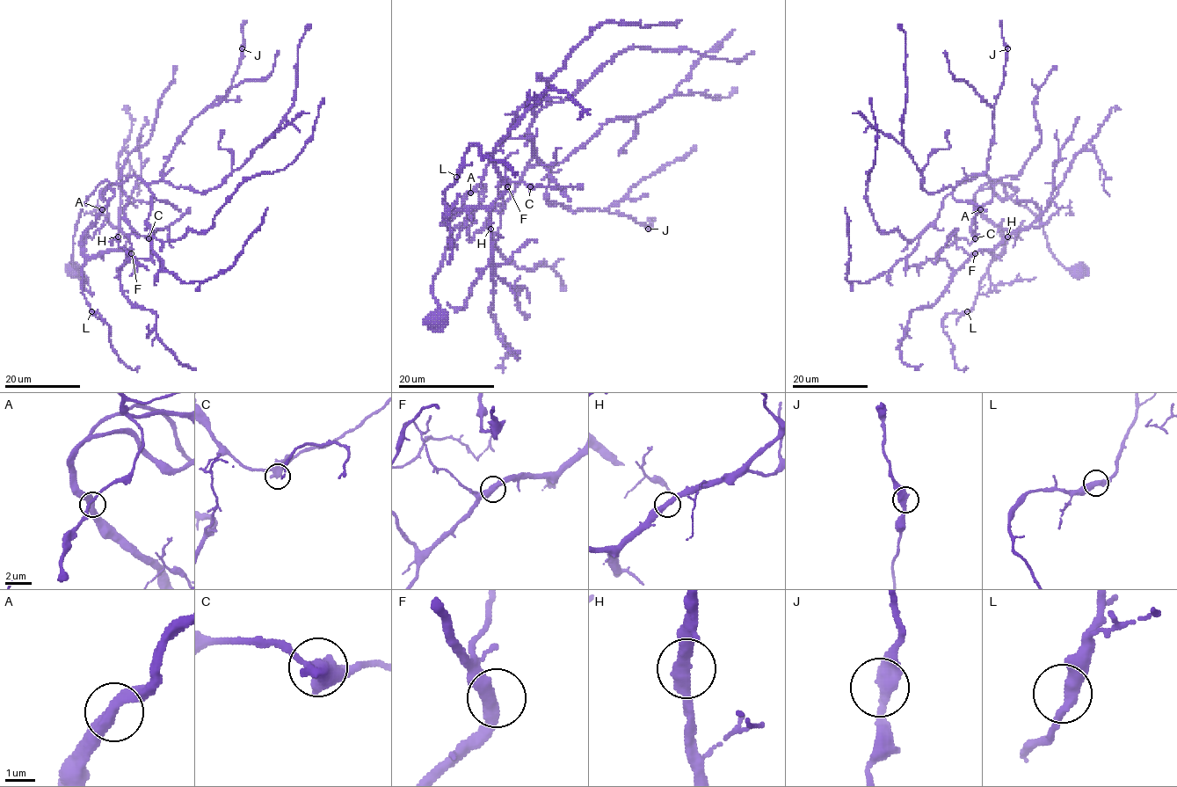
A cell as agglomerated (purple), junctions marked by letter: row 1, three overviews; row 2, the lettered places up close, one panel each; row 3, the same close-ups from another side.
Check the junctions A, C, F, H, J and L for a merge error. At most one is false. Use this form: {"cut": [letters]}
{"cut": []}

